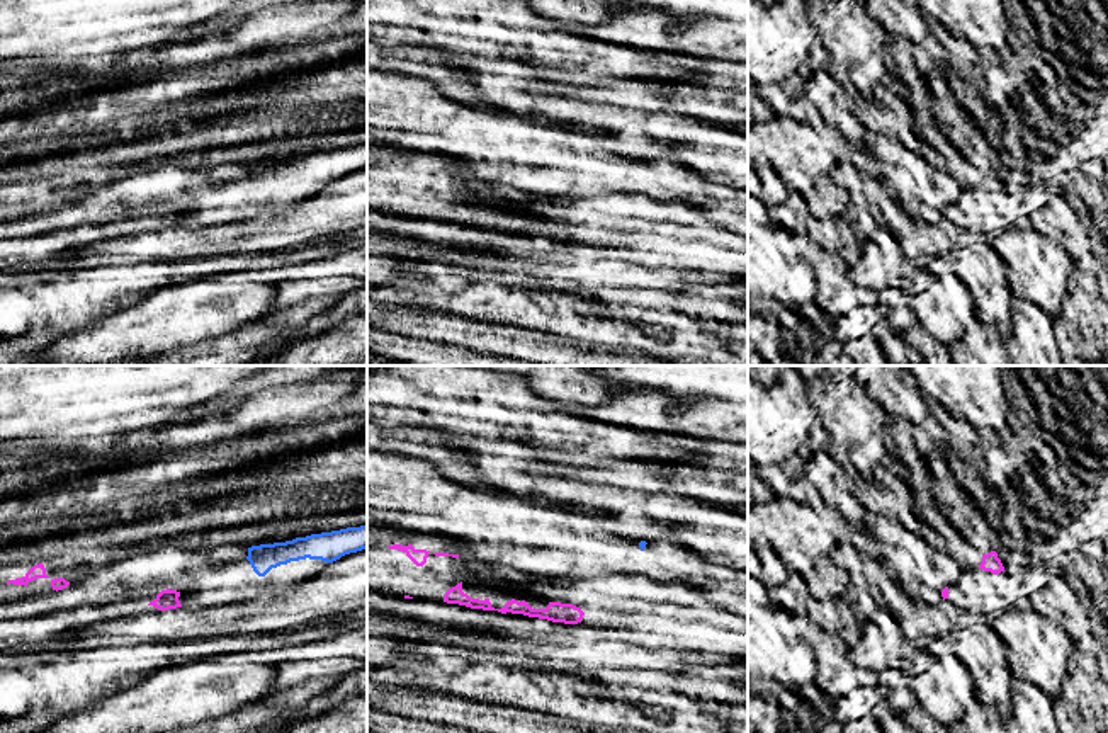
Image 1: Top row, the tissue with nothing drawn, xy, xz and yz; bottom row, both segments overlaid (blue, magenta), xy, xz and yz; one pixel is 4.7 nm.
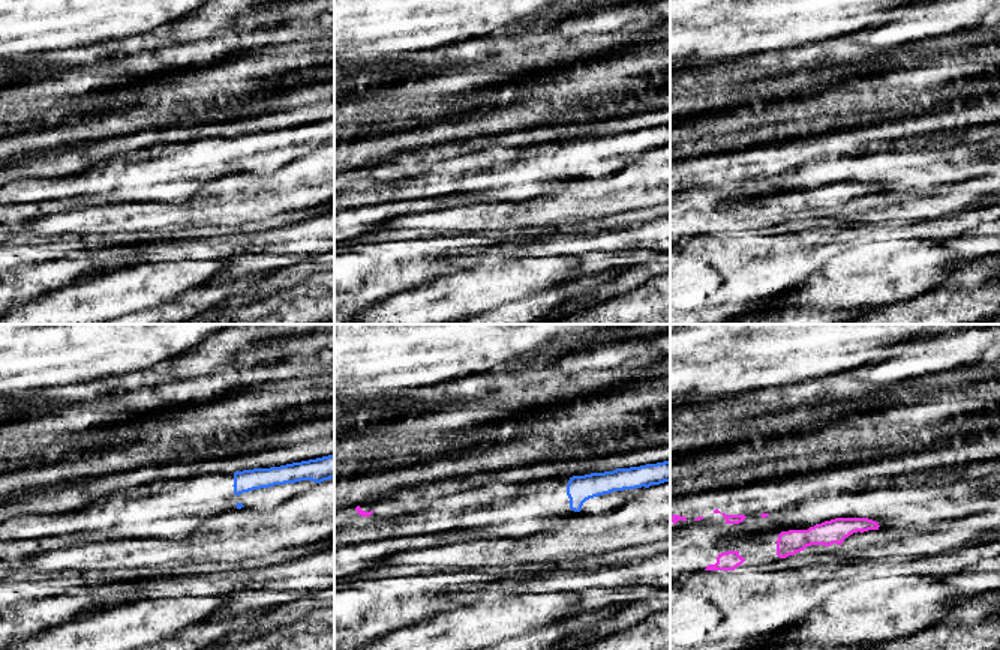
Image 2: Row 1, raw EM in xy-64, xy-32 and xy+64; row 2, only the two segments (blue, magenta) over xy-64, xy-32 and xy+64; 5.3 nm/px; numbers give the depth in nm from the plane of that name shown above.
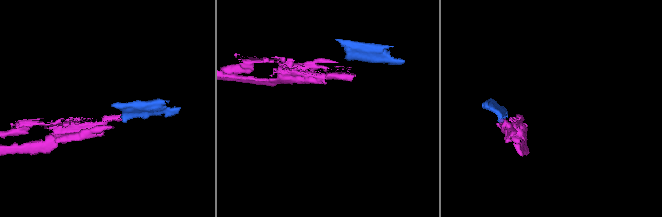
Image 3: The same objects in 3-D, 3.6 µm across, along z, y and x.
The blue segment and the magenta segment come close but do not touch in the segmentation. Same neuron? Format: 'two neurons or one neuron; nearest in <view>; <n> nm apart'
two neurons; nearest in xy; 360 nm apart

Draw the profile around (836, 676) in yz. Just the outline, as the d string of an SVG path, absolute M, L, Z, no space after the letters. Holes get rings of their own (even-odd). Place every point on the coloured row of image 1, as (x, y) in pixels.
M814 629L811 641L817 658L817 675L814 684L829 699L834 701L845 697L856 687L877 684L879 673L856 667L850 660L850 646L846 646L838 634Z

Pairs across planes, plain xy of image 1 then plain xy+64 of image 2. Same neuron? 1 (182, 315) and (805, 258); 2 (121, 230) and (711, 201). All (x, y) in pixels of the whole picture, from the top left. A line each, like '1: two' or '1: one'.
1: two
2: one

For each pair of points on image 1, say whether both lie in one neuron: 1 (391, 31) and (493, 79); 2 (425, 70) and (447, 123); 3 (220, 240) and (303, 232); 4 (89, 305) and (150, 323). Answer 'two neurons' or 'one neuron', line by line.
1: two neurons
2: two neurons
3: one neuron
4: two neurons

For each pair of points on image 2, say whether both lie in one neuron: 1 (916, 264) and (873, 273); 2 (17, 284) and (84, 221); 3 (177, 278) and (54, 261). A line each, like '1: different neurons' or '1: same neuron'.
1: same neuron
2: different neurons
3: different neurons

